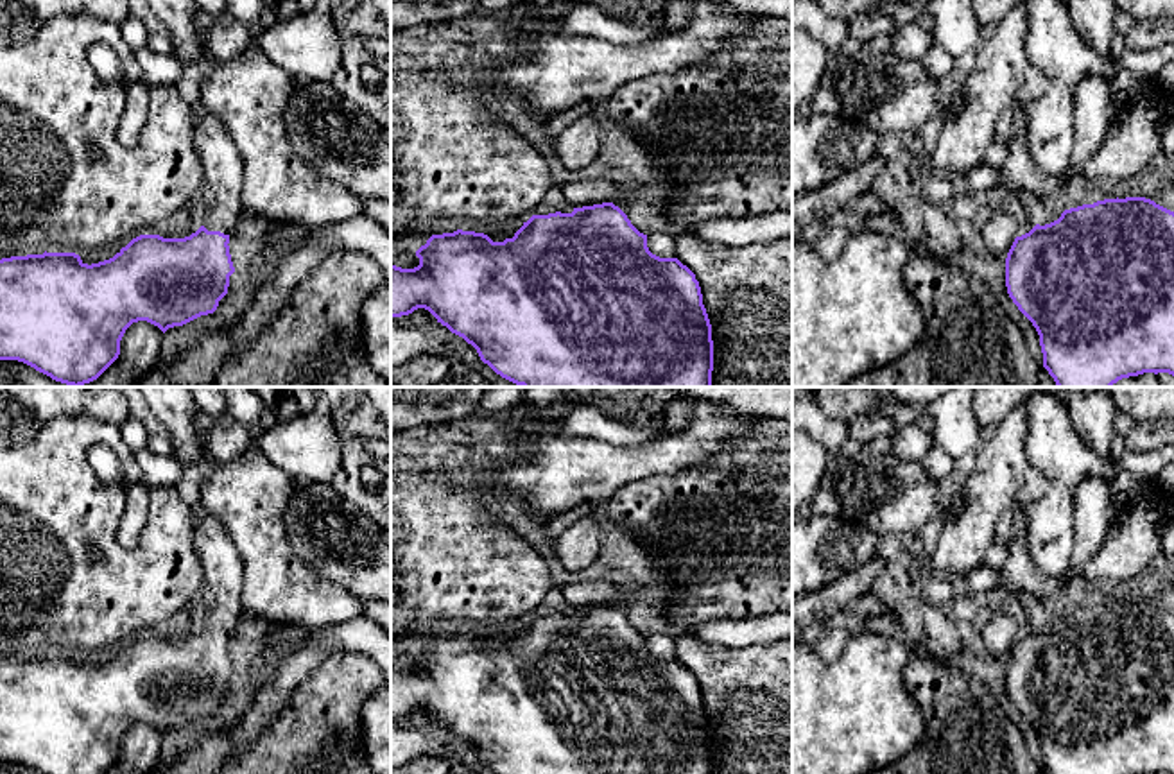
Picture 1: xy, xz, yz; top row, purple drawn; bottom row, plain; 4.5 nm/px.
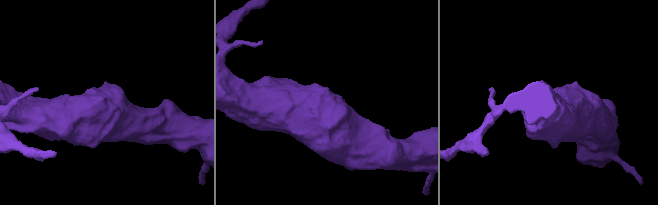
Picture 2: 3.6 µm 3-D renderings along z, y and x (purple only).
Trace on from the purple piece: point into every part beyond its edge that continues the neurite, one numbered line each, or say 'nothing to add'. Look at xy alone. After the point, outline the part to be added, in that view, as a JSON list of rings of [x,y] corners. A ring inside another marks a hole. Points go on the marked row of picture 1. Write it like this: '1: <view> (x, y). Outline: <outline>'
1: xy (223, 167). Outline: [[[201,102],[192,104],[194,149],[201,159],[204,185],[213,192],[215,202],[204,215],[208,231],[229,235],[244,208],[240,194],[244,186],[244,161],[229,140],[220,120]]]

